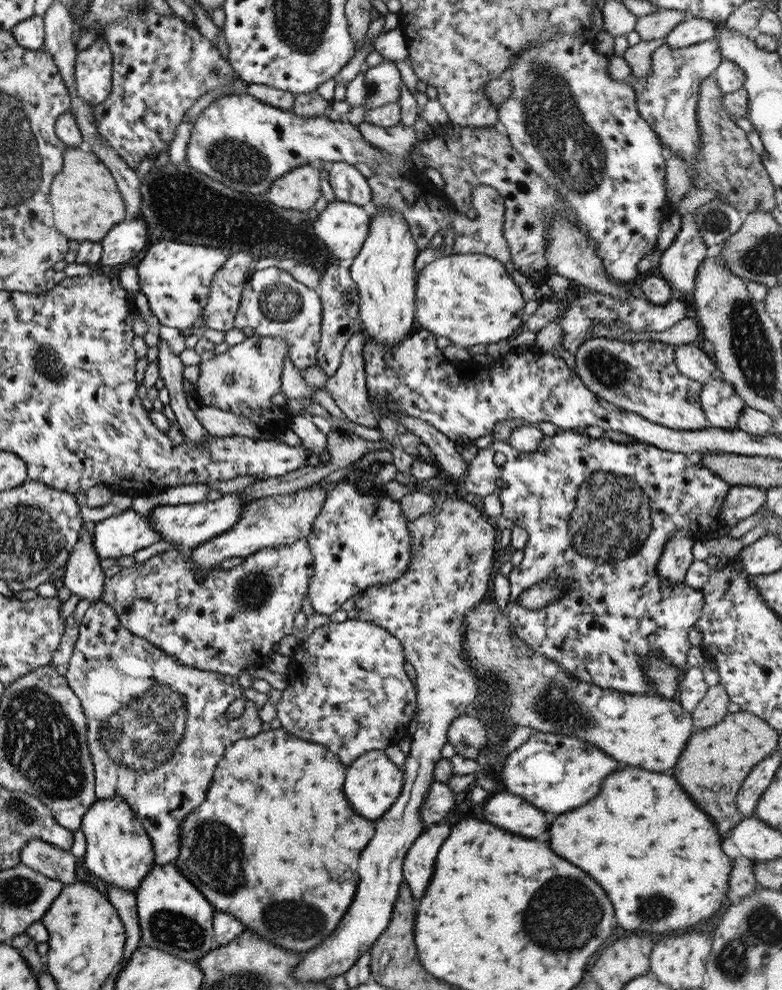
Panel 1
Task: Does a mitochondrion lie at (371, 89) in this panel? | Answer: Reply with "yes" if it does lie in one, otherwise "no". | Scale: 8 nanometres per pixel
yes

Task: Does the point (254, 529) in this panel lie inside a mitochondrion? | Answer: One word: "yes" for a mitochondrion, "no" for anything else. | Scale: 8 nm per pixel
no

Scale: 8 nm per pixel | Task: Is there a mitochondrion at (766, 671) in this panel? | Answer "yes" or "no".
no

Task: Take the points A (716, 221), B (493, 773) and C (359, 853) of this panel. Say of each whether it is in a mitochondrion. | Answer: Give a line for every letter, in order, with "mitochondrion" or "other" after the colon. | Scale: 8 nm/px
A: mitochondrion
B: other
C: other

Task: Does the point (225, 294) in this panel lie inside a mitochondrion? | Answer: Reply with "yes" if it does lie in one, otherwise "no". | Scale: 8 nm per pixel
no

